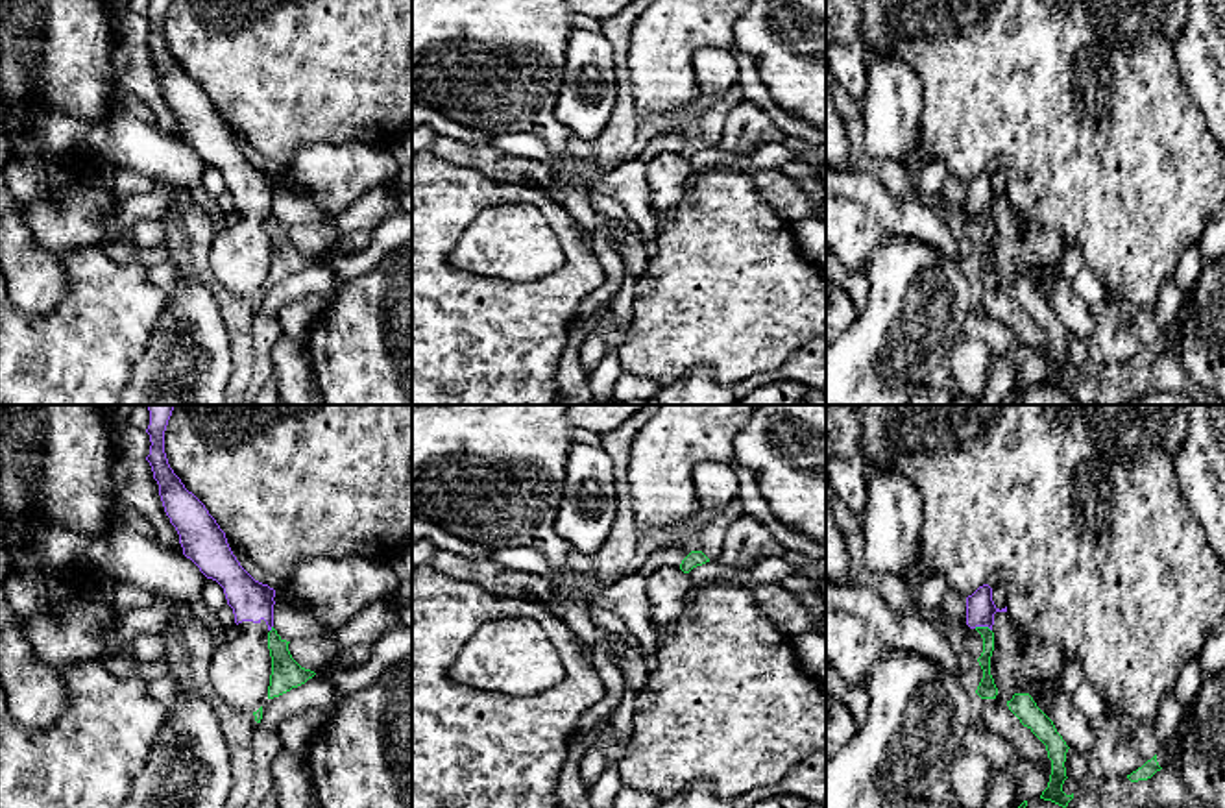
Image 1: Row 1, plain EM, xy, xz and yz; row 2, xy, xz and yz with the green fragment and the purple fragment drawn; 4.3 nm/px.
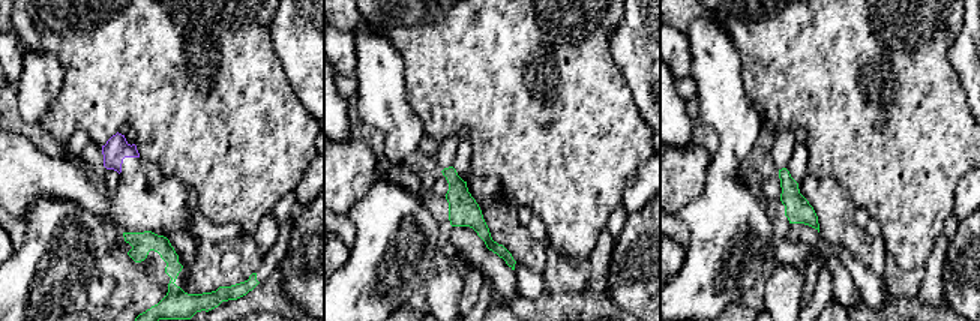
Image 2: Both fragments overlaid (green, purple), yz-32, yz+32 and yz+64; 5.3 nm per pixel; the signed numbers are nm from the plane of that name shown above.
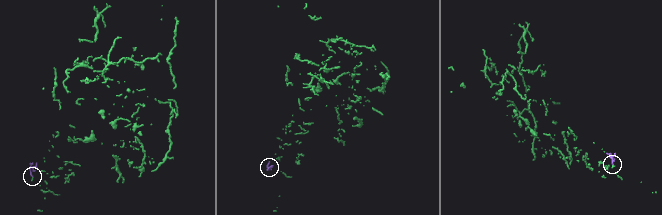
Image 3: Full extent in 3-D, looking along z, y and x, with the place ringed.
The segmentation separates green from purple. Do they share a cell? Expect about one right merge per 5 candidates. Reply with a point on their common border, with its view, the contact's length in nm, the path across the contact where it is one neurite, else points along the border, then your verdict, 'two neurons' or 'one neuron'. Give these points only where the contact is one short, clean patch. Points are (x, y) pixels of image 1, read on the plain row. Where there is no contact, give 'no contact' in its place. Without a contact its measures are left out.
yz (983, 213) | 80 nm | along yz (974, 213), (987, 213), (991, 217) | two neurons

